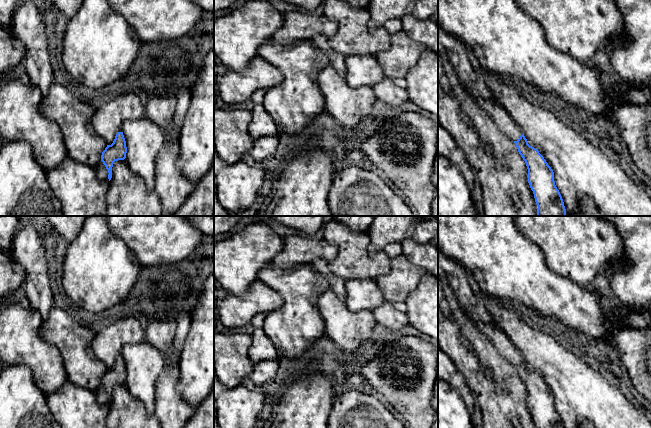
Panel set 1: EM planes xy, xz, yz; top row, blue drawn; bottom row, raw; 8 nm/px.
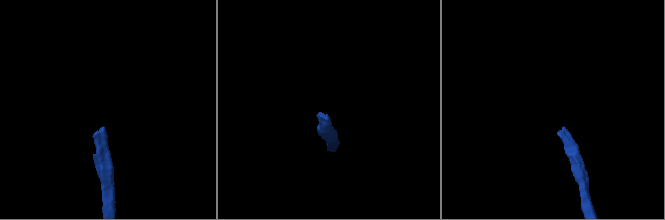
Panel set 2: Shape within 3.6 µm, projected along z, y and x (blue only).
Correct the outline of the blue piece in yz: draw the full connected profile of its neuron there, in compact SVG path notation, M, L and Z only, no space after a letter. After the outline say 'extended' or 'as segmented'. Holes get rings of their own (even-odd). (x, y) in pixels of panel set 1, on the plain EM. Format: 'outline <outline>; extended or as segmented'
outline M475 323L497 351L516 369L528 393L528 407L536 428L564 428L554 405L554 396L539 375L528 368L521 351L497 327Z; extended

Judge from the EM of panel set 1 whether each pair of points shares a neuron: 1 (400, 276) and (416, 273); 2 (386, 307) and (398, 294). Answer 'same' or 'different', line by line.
1: same
2: different

